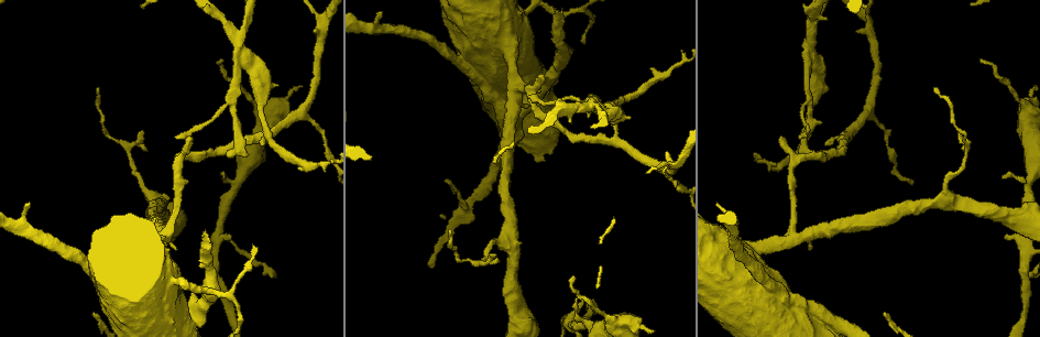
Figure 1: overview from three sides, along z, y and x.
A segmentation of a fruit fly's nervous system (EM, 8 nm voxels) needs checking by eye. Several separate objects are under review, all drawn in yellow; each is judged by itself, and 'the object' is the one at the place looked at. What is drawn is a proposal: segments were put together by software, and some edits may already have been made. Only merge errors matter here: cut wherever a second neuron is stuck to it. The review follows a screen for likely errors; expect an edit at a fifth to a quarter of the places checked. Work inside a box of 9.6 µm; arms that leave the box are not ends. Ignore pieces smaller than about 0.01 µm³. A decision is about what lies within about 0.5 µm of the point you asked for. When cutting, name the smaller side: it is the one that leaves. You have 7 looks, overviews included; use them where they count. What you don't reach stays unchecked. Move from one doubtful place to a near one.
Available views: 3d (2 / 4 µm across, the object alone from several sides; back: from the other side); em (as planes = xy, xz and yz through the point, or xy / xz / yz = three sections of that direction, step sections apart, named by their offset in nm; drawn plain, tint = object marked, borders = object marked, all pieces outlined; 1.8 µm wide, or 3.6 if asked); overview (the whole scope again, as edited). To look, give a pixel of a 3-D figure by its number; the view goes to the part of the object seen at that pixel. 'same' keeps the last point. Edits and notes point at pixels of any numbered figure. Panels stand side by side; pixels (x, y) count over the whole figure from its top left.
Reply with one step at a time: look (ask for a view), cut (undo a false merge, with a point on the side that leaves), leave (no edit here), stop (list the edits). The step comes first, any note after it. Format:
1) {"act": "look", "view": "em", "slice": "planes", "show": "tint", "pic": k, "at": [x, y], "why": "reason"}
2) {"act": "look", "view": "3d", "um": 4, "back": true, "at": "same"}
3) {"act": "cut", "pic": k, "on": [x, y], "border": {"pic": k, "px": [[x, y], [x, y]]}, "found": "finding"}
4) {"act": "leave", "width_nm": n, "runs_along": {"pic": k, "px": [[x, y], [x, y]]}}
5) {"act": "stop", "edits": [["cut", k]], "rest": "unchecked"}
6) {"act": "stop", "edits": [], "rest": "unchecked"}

{"act": "look", "view": "em", "slice": "yz", "step": 16, "show": "tint", "pic": 1, "at": [560, 28], "why": "thick turns thin"}

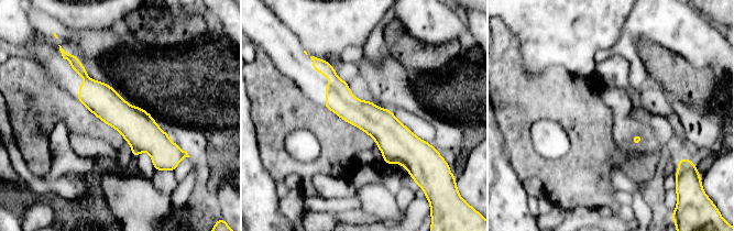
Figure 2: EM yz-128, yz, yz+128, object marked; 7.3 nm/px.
{"act": "leave", "runs_along": {"pic": 2, "px": [[319, 68], [401, 145], [420, 150]]}, "found": "all the same neuron"}

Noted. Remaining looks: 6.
{"act": "look", "view": "em", "slice": "planes", "show": "borders", "pic": 1, "at": [246, 60], "why": "small branch off a trunk"}

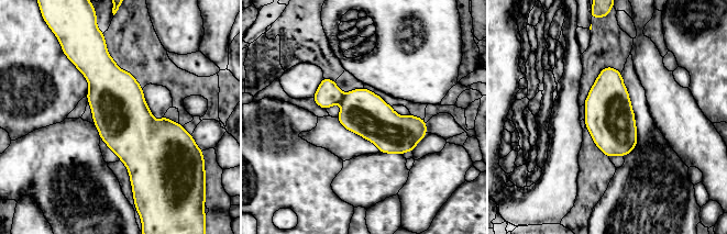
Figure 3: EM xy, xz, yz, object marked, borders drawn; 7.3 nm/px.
{"act": "cut", "pic": 3, "on": [328, 93], "width_nm": 320, "border": {"pic": 3, "px": [[343, 95], [340, 101]]}, "found": "a second neuron is stuck on"}

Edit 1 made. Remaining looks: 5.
{"act": "look", "view": "overview"}

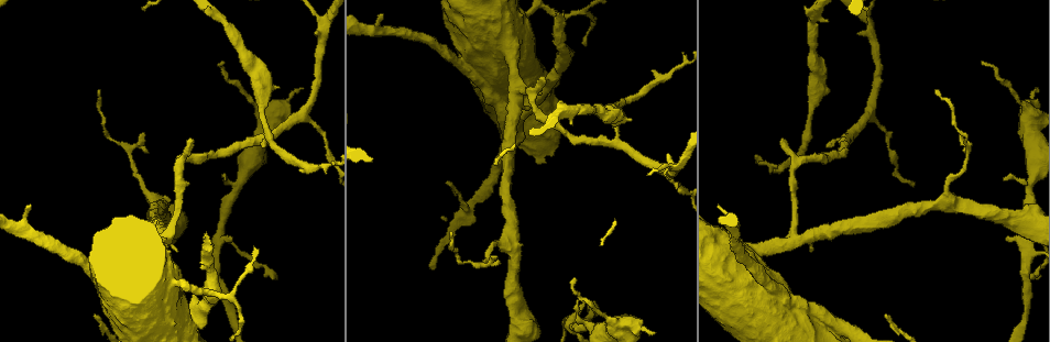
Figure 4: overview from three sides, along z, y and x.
{"act": "look", "view": "em", "um": 3.6, "slice": "planes", "show": "tint", "pic": 4, "at": [1025, 107], "why": "calibre changes"}

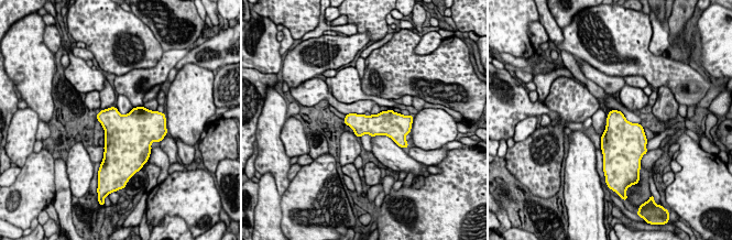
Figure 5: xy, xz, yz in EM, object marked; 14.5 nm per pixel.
{"act": "leave", "found": "one neuron here"}

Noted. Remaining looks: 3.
{"act": "stop", "edits": [["cut", 3]], "rest": "unchecked"}

